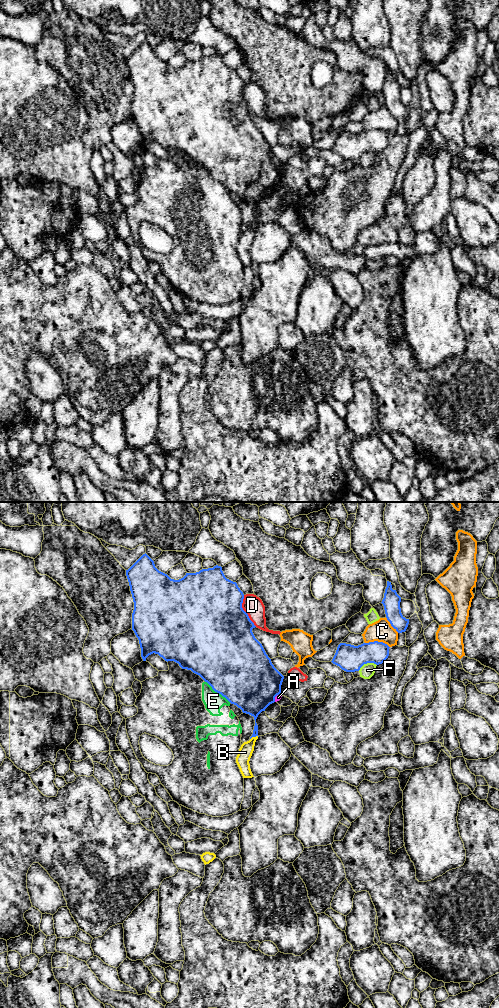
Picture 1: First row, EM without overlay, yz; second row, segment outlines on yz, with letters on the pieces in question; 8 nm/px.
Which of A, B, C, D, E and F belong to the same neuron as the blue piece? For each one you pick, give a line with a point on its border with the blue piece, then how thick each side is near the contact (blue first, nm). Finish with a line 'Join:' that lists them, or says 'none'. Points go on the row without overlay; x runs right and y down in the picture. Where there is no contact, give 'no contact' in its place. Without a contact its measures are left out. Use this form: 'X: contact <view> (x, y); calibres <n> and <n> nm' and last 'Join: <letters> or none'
Join: none

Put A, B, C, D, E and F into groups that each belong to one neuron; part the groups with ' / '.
A / B / C / D / E / F

